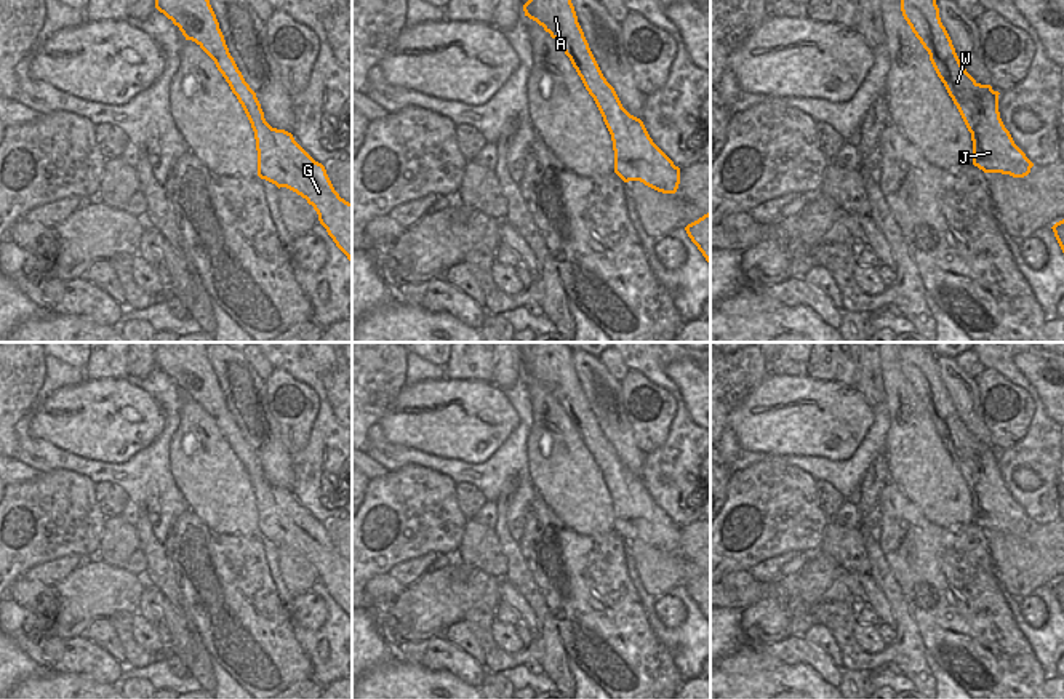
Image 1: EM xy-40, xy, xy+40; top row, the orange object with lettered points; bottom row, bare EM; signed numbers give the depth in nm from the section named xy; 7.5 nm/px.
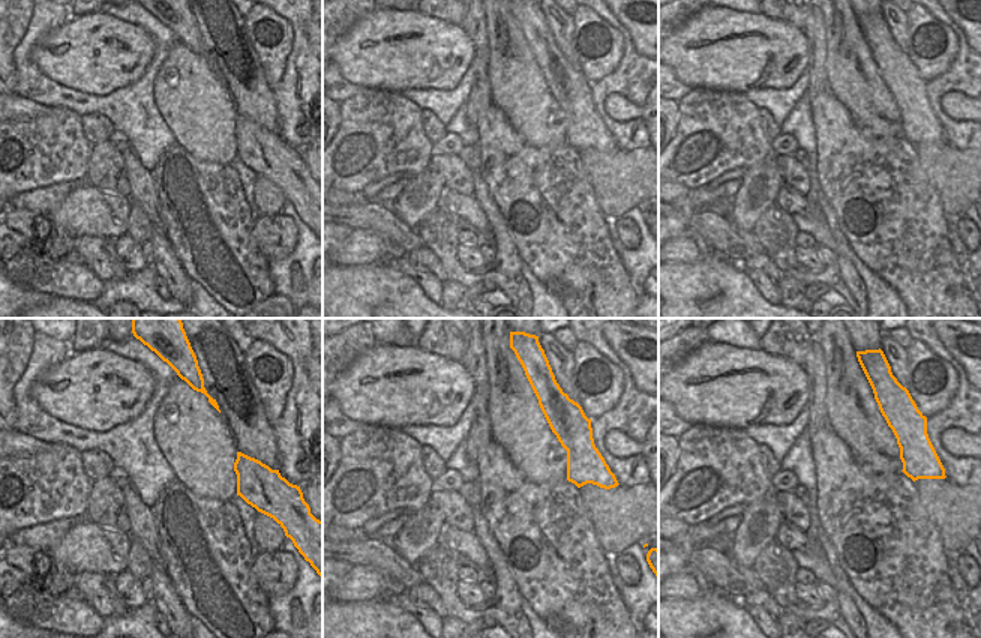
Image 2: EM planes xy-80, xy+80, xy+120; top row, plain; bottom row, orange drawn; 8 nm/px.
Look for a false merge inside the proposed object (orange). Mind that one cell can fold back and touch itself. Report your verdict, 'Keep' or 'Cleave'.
Keep

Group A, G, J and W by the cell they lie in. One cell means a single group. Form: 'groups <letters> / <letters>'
groups A G J W

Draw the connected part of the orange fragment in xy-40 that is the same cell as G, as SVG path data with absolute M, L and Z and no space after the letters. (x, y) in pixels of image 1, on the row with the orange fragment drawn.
M155 0L155 8L179 27L186 40L195 42L214 61L237 96L254 131L258 176L306 198L336 246L352 262L352 203L339 197L325 166L291 133L266 122L256 93L229 53L210 0Z

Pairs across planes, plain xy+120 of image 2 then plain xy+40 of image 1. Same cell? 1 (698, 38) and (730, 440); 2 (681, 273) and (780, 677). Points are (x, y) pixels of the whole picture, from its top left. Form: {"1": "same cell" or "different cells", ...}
{"1": "different cells", "2": "same cell"}

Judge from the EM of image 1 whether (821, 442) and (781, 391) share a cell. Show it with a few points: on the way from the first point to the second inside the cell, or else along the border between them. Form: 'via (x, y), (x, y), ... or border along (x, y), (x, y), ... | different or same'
via (821, 423), (826, 408), (813, 397), (800, 397) | same

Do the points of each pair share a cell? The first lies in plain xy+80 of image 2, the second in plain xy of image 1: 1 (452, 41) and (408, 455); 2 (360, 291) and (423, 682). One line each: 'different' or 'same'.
1: different
2: same

